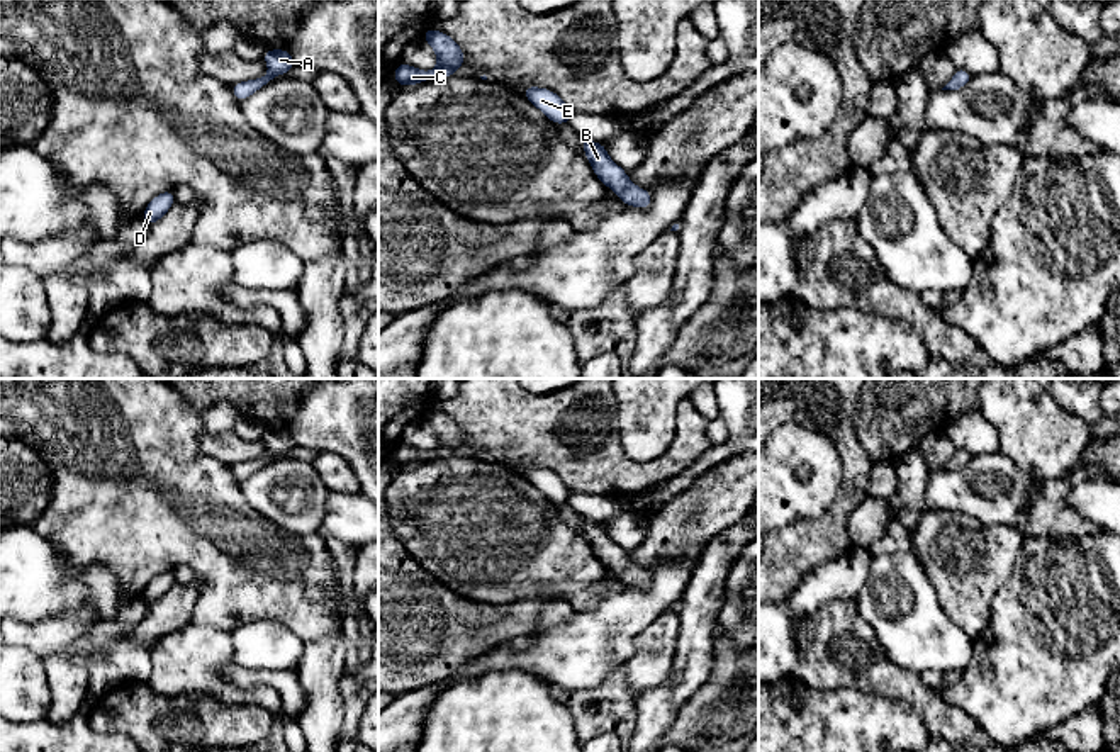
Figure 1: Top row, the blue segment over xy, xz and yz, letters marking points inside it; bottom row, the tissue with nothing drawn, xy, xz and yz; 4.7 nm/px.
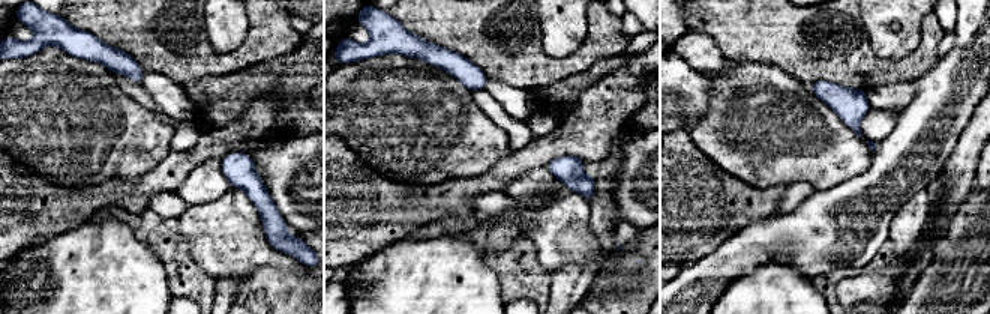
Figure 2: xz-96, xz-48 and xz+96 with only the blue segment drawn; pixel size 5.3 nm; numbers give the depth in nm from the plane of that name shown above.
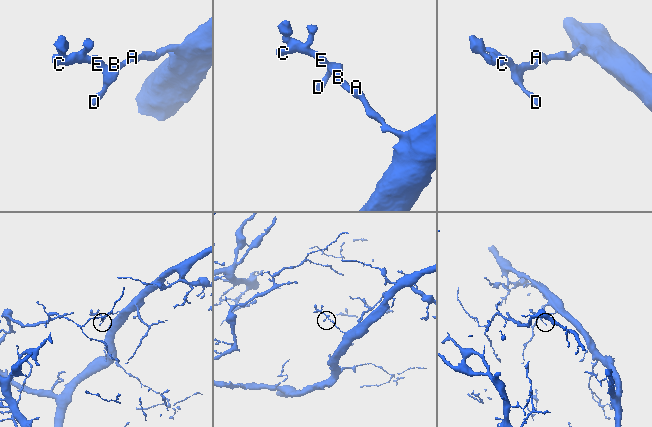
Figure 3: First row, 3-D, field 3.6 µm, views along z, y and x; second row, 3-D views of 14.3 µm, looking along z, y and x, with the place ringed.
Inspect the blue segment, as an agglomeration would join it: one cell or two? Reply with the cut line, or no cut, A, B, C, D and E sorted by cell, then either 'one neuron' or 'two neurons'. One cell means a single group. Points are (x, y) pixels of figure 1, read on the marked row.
no cut; A B C D E; one neuron

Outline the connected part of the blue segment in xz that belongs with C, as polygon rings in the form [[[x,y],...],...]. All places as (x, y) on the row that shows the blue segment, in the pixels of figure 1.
[[[426,27],[423,41],[426,41],[434,49],[438,56],[438,66],[431,71],[423,71],[414,66],[399,63],[392,76],[400,87],[411,87],[419,81],[453,76],[465,61],[465,53],[462,48],[441,31]]]

